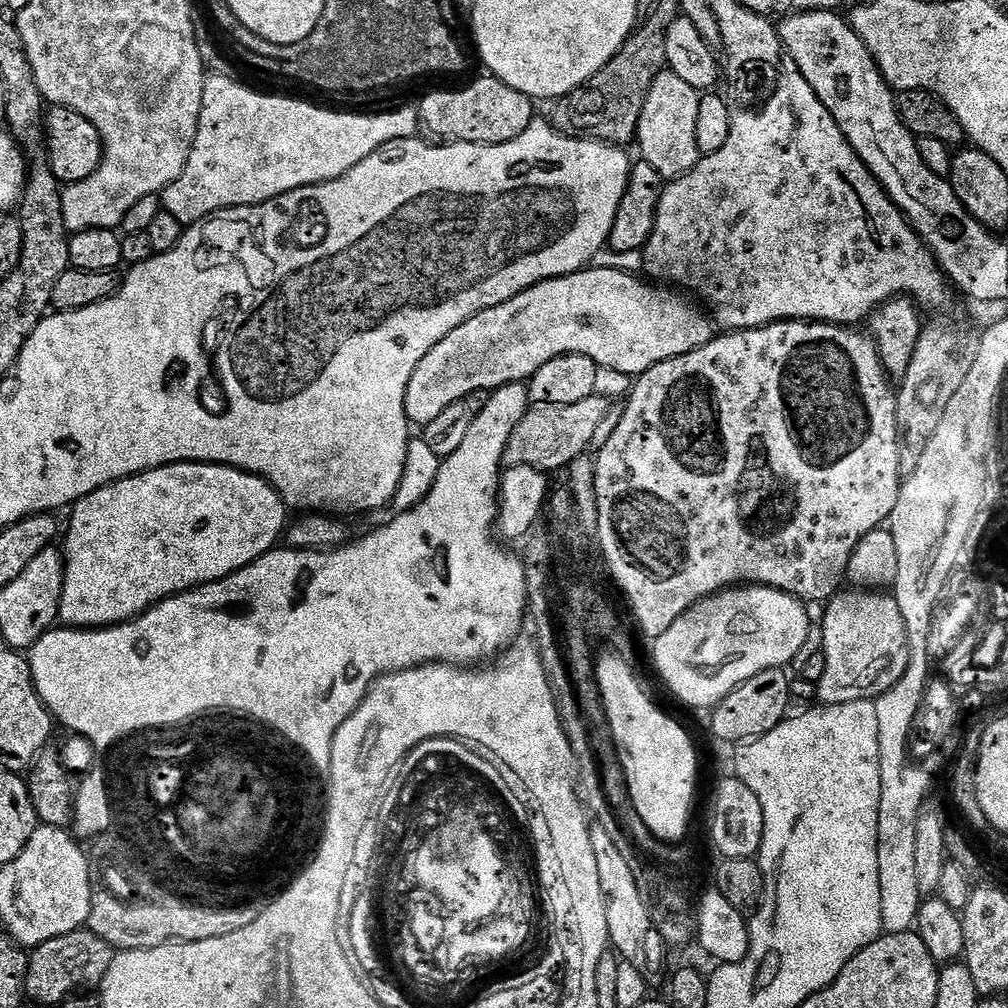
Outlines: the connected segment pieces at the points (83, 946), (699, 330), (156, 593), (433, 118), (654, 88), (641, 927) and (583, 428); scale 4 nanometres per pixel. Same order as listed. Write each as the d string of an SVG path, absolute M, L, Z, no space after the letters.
M87 930L62 934L58 938L50 938L50 942L42 942L31 949L28 958L24 983L27 999L37 1000L40 1004L63 1005L65 1000L87 989L84 988L87 984L100 985L106 978L106 970L110 970L113 955L114 949L106 941Z
M589 266L574 274L538 282L522 294L510 298L510 302L482 310L458 326L458 330L446 334L446 338L442 338L442 342L438 342L438 346L434 346L434 350L430 350L430 354L418 362L406 390L409 421L413 425L425 426L442 414L442 410L451 404L461 403L470 394L495 390L503 384L527 381L542 366L546 366L546 362L559 356L582 354L601 368L618 370L618 374L638 378L646 370L670 358L690 354L714 339L713 321L707 315L700 316L701 309L696 309L687 295L640 279L639 275L620 269Z
M167 464L161 468L155 468L149 472L139 472L136 476L128 476L124 480L119 480L113 484L107 484L102 486L98 490L94 490L94 494L86 494L86 498L82 498L77 504L71 505L70 513L72 517L69 518L68 524L66 520L66 535L62 540L62 555L64 557L64 585L62 586L62 598L60 599L60 619L61 625L70 628L111 628L114 624L123 624L126 620L135 620L141 612L147 612L153 604L160 603L161 600L170 598L171 596L177 596L179 592L190 592L193 588L201 588L203 584L209 584L210 582L218 582L222 578L226 578L230 574L234 574L238 570L242 570L246 566L250 566L250 562L254 562L258 558L262 558L262 554L272 551L273 548L277 547L281 543L282 537L286 532L286 525L290 520L290 512L286 507L283 498L272 489L272 485L268 481L263 480L260 476L255 476L249 472L243 472L237 468L227 468L225 464Z
M491 74L460 88L457 92L432 92L418 104L418 120L429 137L440 142L501 144L510 142L532 125L534 101Z
M670 70L660 72L648 91L642 114L639 115L636 146L640 148L641 159L649 162L667 181L684 176L700 160L695 133L700 98L699 89L687 85Z
M593 823L590 827L590 842L594 845L602 894L607 904L606 919L609 923L611 947L623 963L634 966L634 970L638 970L638 974L642 974L649 982L656 982L664 968L666 945L662 934L650 918L650 910L646 910L646 902L642 902L642 894L636 885L634 872L630 870L630 865L622 858L621 851L614 846L609 835L598 823Z
M595 394L573 404L532 404L522 422L514 426L514 434L510 434L504 464L509 468L534 466L545 474L552 474L555 468L567 469L576 458L589 451L594 426L602 422L608 405L609 401Z

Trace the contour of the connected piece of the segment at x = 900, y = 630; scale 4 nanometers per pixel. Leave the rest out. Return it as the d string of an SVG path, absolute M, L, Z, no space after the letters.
M884 590L848 591L837 592L825 607L822 651L828 665L815 685L821 705L875 700L903 678L910 662L906 622L895 595Z

